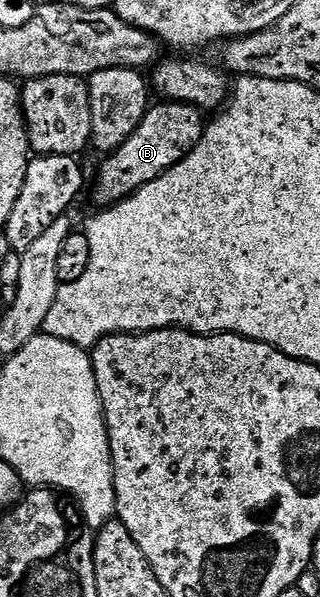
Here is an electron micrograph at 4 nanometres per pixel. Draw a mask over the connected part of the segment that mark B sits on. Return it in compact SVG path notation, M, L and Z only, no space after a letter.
M174 102L152 103L141 118L137 130L125 138L125 142L116 152L110 153L95 176L95 185L91 188L91 200L100 209L112 208L125 198L132 196L141 186L149 186L161 174L165 174L177 162L198 146L205 131L204 109L192 104Z

